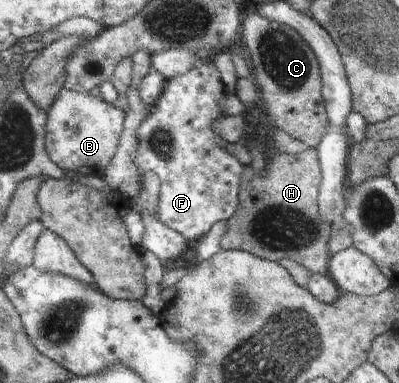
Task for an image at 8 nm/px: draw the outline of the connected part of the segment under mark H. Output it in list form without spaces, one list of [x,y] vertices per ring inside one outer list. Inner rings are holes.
[[[316,148],[296,154],[279,154],[273,158],[269,169],[255,175],[251,167],[245,167],[241,177],[238,210],[228,220],[228,232],[220,243],[225,250],[243,250],[263,259],[279,262],[292,259],[304,265],[312,274],[328,275],[330,249],[328,241],[333,227],[324,221],[318,210],[318,191],[322,180],[322,169]]]

